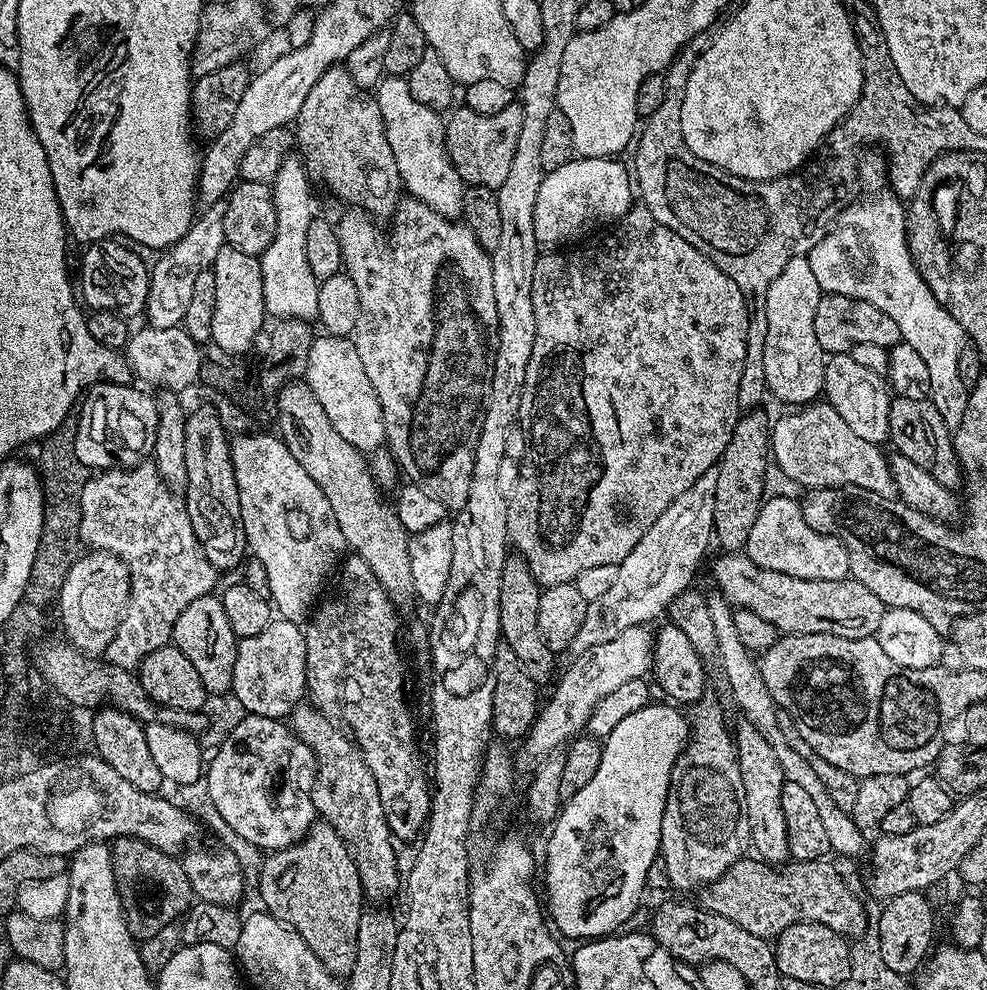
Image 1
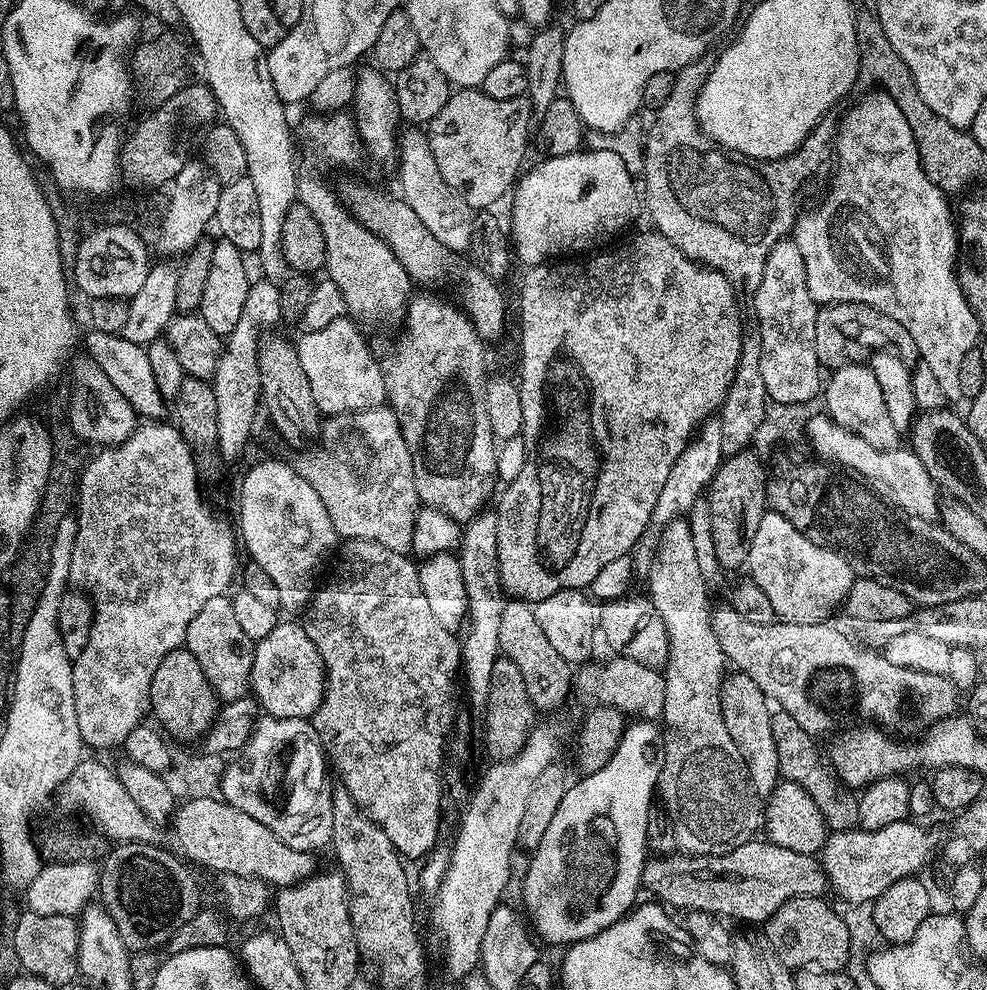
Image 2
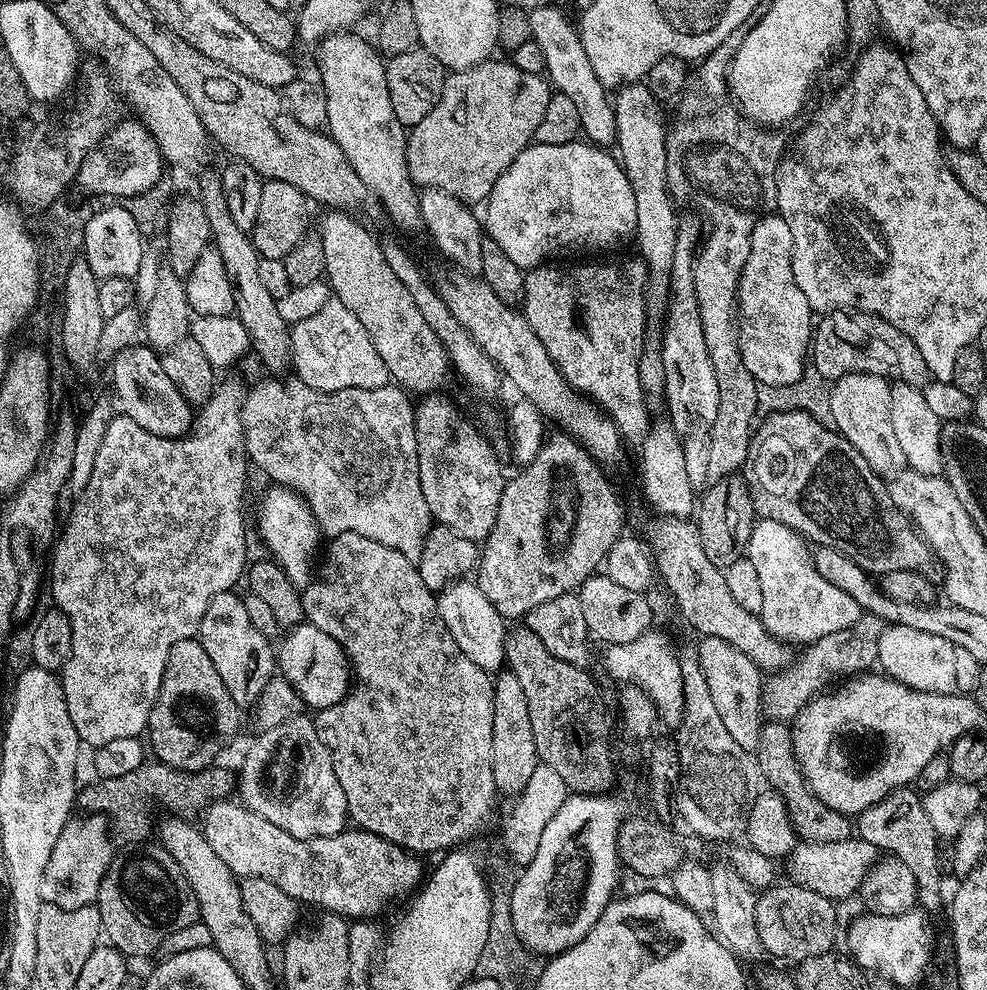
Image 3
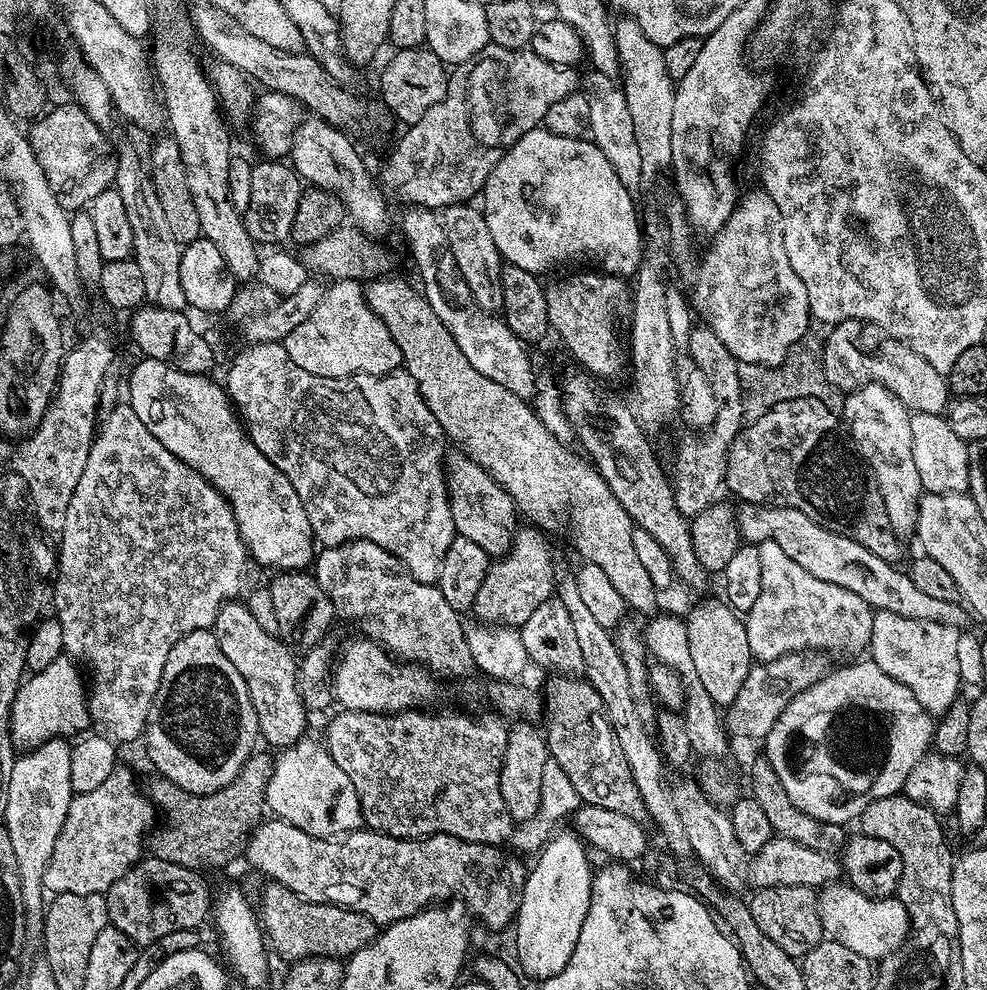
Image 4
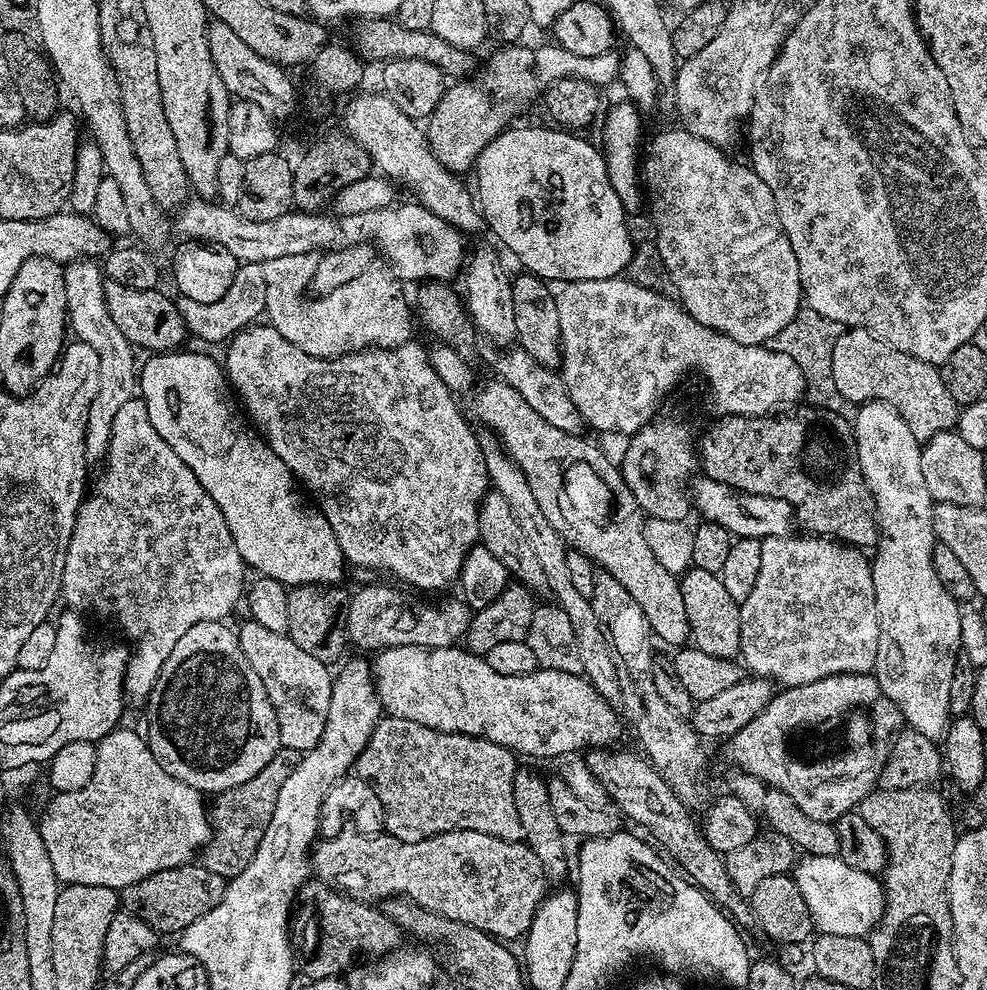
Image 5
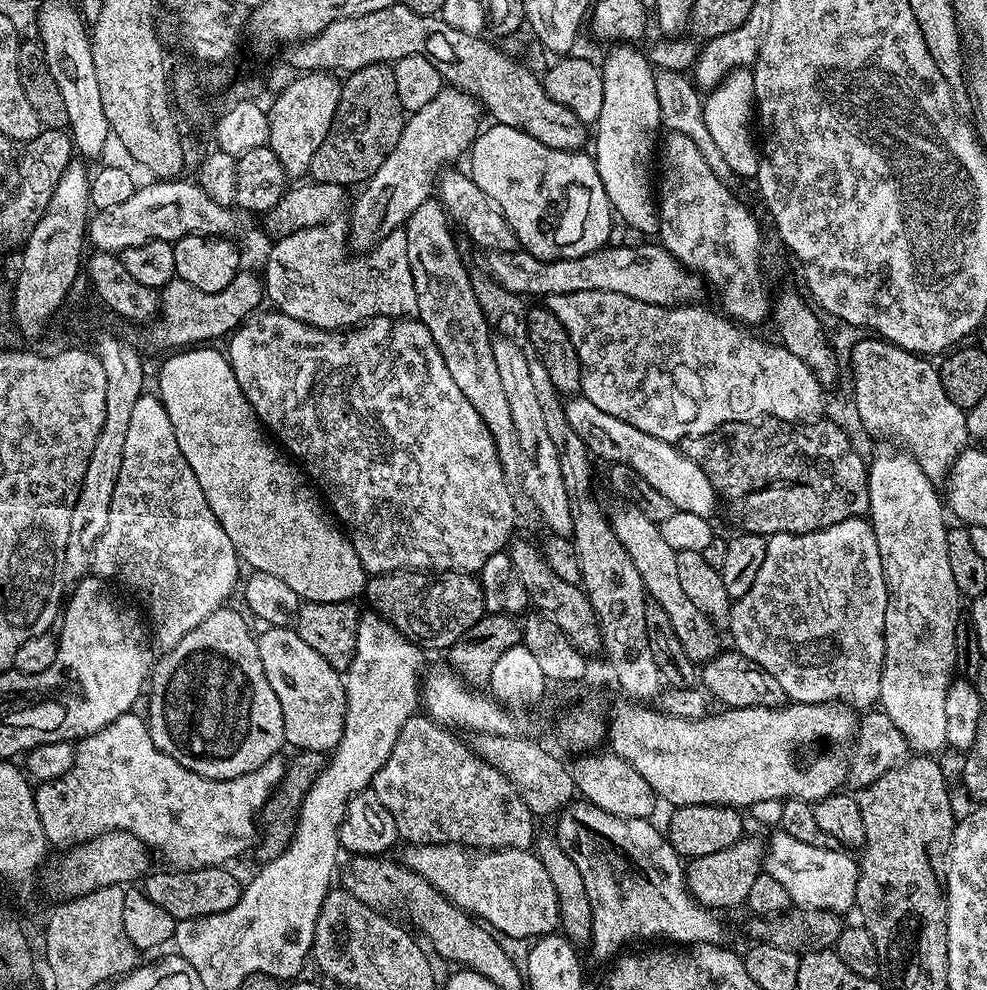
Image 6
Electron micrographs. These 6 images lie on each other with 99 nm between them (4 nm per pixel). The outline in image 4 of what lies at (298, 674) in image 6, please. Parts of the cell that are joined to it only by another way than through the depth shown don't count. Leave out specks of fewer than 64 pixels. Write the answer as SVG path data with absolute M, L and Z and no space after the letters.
M244 602L223 604L216 615L214 631L218 646L222 646L222 654L226 654L230 662L234 662L235 669L246 682L250 702L258 714L263 743L273 744L276 750L283 750L305 739L304 727L308 724L310 712L300 696L298 660L296 656L292 657L293 649L279 635L262 630Z

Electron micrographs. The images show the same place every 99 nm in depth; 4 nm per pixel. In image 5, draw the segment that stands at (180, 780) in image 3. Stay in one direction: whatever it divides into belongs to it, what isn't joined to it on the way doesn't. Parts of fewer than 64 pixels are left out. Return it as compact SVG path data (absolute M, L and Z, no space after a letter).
M281 747L278 751L275 752L274 757L258 772L258 774L254 775L253 778L250 778L249 782L244 782L241 784L241 786L232 787L228 791L224 791L222 793L219 793L213 800L215 800L213 806L211 803L210 809L209 809L209 819L212 822L212 836L207 841L207 843L204 845L204 847L201 849L200 852L200 863L203 865L204 868L211 870L214 872L214 874L221 874L221 876L225 880L232 879L236 877L238 874L242 874L244 870L246 870L246 866L250 864L250 862L254 858L254 854L257 853L257 848L261 844L262 836L265 834L265 830L267 826L270 824L271 815L274 814L274 808L277 805L278 800L278 793L280 790L282 790L282 785L284 782L286 782L286 778L290 773L293 772L294 769L297 768L297 764L300 761L301 753L298 750L294 750L293 747Z

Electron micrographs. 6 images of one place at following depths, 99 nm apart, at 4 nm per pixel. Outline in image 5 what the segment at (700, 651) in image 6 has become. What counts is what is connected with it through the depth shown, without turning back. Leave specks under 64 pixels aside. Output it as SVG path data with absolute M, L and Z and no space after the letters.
M492 378L477 394L476 416L488 427L485 429L495 433L509 458L520 467L522 474L526 474L526 482L530 482L530 490L534 490L534 498L537 499L538 506L542 506L542 514L546 514L546 522L554 526L564 543L589 556L607 575L613 576L618 582L622 582L622 586L626 586L626 590L630 590L634 602L642 606L642 614L646 614L646 622L652 628L653 637L657 641L665 640L668 644L676 644L675 646L687 645L690 633L680 581L670 574L670 570L666 570L666 566L662 566L662 562L658 562L658 558L654 558L654 550L650 550L650 546L646 544L646 517L641 512L634 494L630 494L630 486L626 486L614 460L598 445L584 440L583 435L566 434L566 430L550 426L550 422L546 422L542 414L526 406L526 398L522 398L518 390L514 390L499 378Z

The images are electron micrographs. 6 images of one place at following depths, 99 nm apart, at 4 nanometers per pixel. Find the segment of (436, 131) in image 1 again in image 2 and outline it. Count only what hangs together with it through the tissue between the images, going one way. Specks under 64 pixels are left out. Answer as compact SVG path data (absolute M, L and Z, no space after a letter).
M412 126L409 132L401 131L398 136L398 161L400 160L400 192L399 195L418 214L422 226L442 242L453 254L467 253L470 246L470 230L474 209L462 197L450 190L438 174L438 162L434 162L434 154L428 145L427 135L419 127Z

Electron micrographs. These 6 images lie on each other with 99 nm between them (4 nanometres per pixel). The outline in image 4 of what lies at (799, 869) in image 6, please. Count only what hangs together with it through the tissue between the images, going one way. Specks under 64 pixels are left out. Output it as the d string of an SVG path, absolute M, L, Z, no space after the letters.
M833 882L819 889L816 904L823 935L842 942L842 946L854 950L854 954L862 954L862 958L873 962L898 950L910 935L906 906L902 906L898 898L872 900L847 882Z

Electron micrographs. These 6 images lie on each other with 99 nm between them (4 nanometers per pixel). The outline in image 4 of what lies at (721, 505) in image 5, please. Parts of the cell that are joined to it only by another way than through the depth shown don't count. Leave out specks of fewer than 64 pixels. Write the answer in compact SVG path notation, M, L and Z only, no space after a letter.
M741 503L739 507L735 509L735 518L741 541L757 546L767 540L778 542L782 551L794 558L794 562L798 562L806 574L814 574L814 578L822 578L822 582L842 586L845 590L854 590L854 594L858 594L858 598L865 600L874 610L902 614L902 618L949 624L957 630L969 627L970 612L963 603L942 602L938 598L928 597L923 590L918 590L918 586L914 586L907 571L900 569L899 572L896 564L878 558L878 554L870 554L870 550L866 550L866 546L858 543L853 536L814 522L802 514L802 510L777 508L770 504Z

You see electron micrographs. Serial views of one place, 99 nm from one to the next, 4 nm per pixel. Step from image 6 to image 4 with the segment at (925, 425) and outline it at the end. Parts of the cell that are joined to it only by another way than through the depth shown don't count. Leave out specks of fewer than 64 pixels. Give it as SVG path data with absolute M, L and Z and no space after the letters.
M843 320L827 333L822 354L822 368L826 374L826 381L841 390L860 388L863 384L877 384L890 390L890 394L894 394L894 398L902 401L904 407L913 413L925 412L935 416L941 415L950 403L946 377L938 374L938 370L934 370L934 366L930 366L930 362L926 362L922 354L914 354L914 350L910 350L910 346L906 346L902 341L891 338L867 340L864 337L864 331L866 331L866 325L863 320Z

